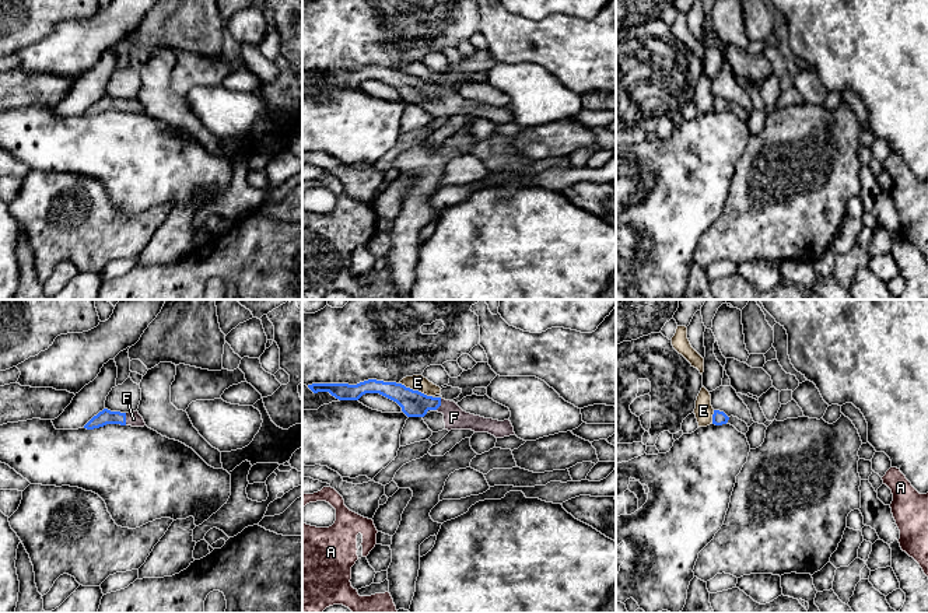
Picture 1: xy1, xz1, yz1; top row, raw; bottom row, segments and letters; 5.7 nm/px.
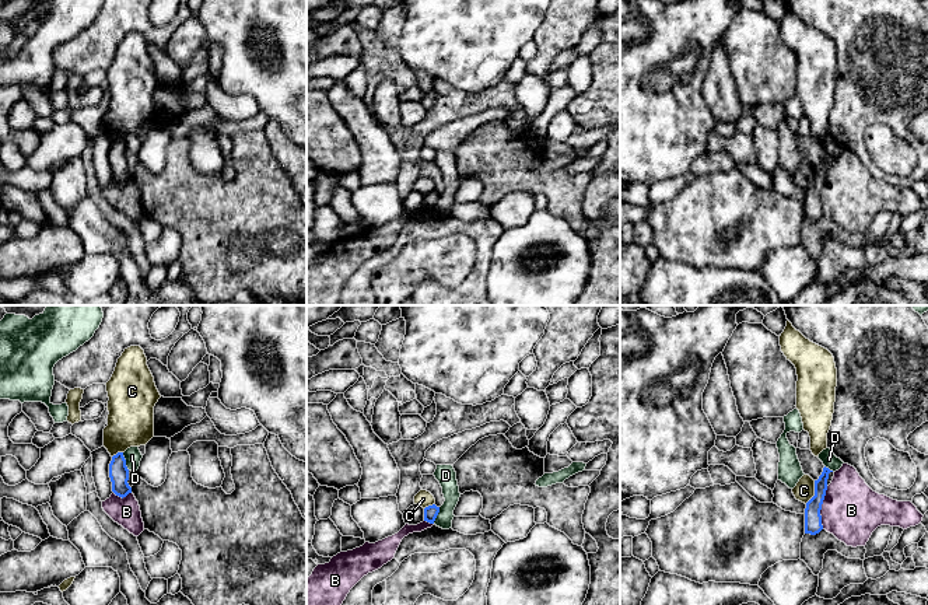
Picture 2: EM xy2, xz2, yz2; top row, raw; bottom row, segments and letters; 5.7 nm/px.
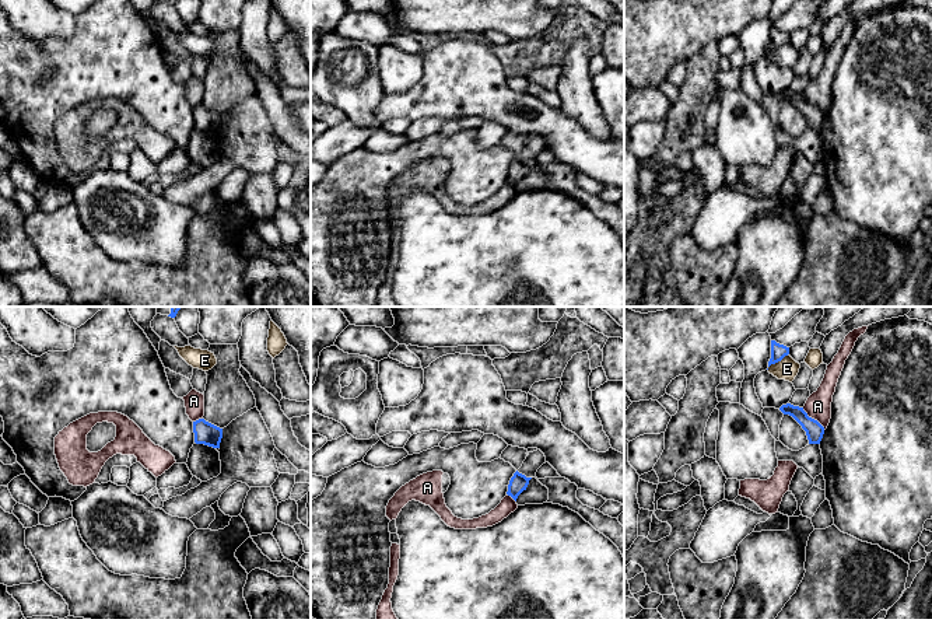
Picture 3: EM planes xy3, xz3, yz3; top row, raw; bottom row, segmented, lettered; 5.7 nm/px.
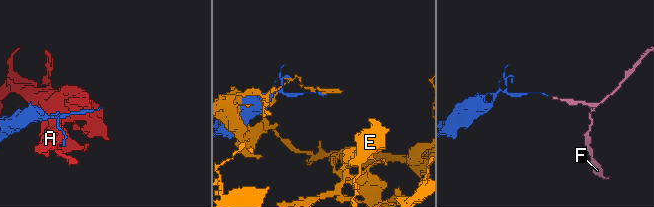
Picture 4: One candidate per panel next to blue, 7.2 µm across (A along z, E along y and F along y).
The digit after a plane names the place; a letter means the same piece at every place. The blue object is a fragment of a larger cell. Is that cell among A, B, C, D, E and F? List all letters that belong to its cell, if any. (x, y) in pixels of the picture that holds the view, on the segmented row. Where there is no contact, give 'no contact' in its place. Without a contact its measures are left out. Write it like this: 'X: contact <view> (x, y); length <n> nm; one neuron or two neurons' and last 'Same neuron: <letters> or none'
A: contact yz3 (813, 419); length 180 nm; two neurons
B: contact yz2 (820, 507); length 260 nm; two neurons
C: contact yz2 (815, 492); length 150 nm; two neurons
D: contact xy2 (125, 461); length 110 nm; two neurons
E: contact xz1 (416, 391); length 200 nm; two neurons
F: contact xz1 (440, 405); length 90 nm; one neuron
Same neuron: F

